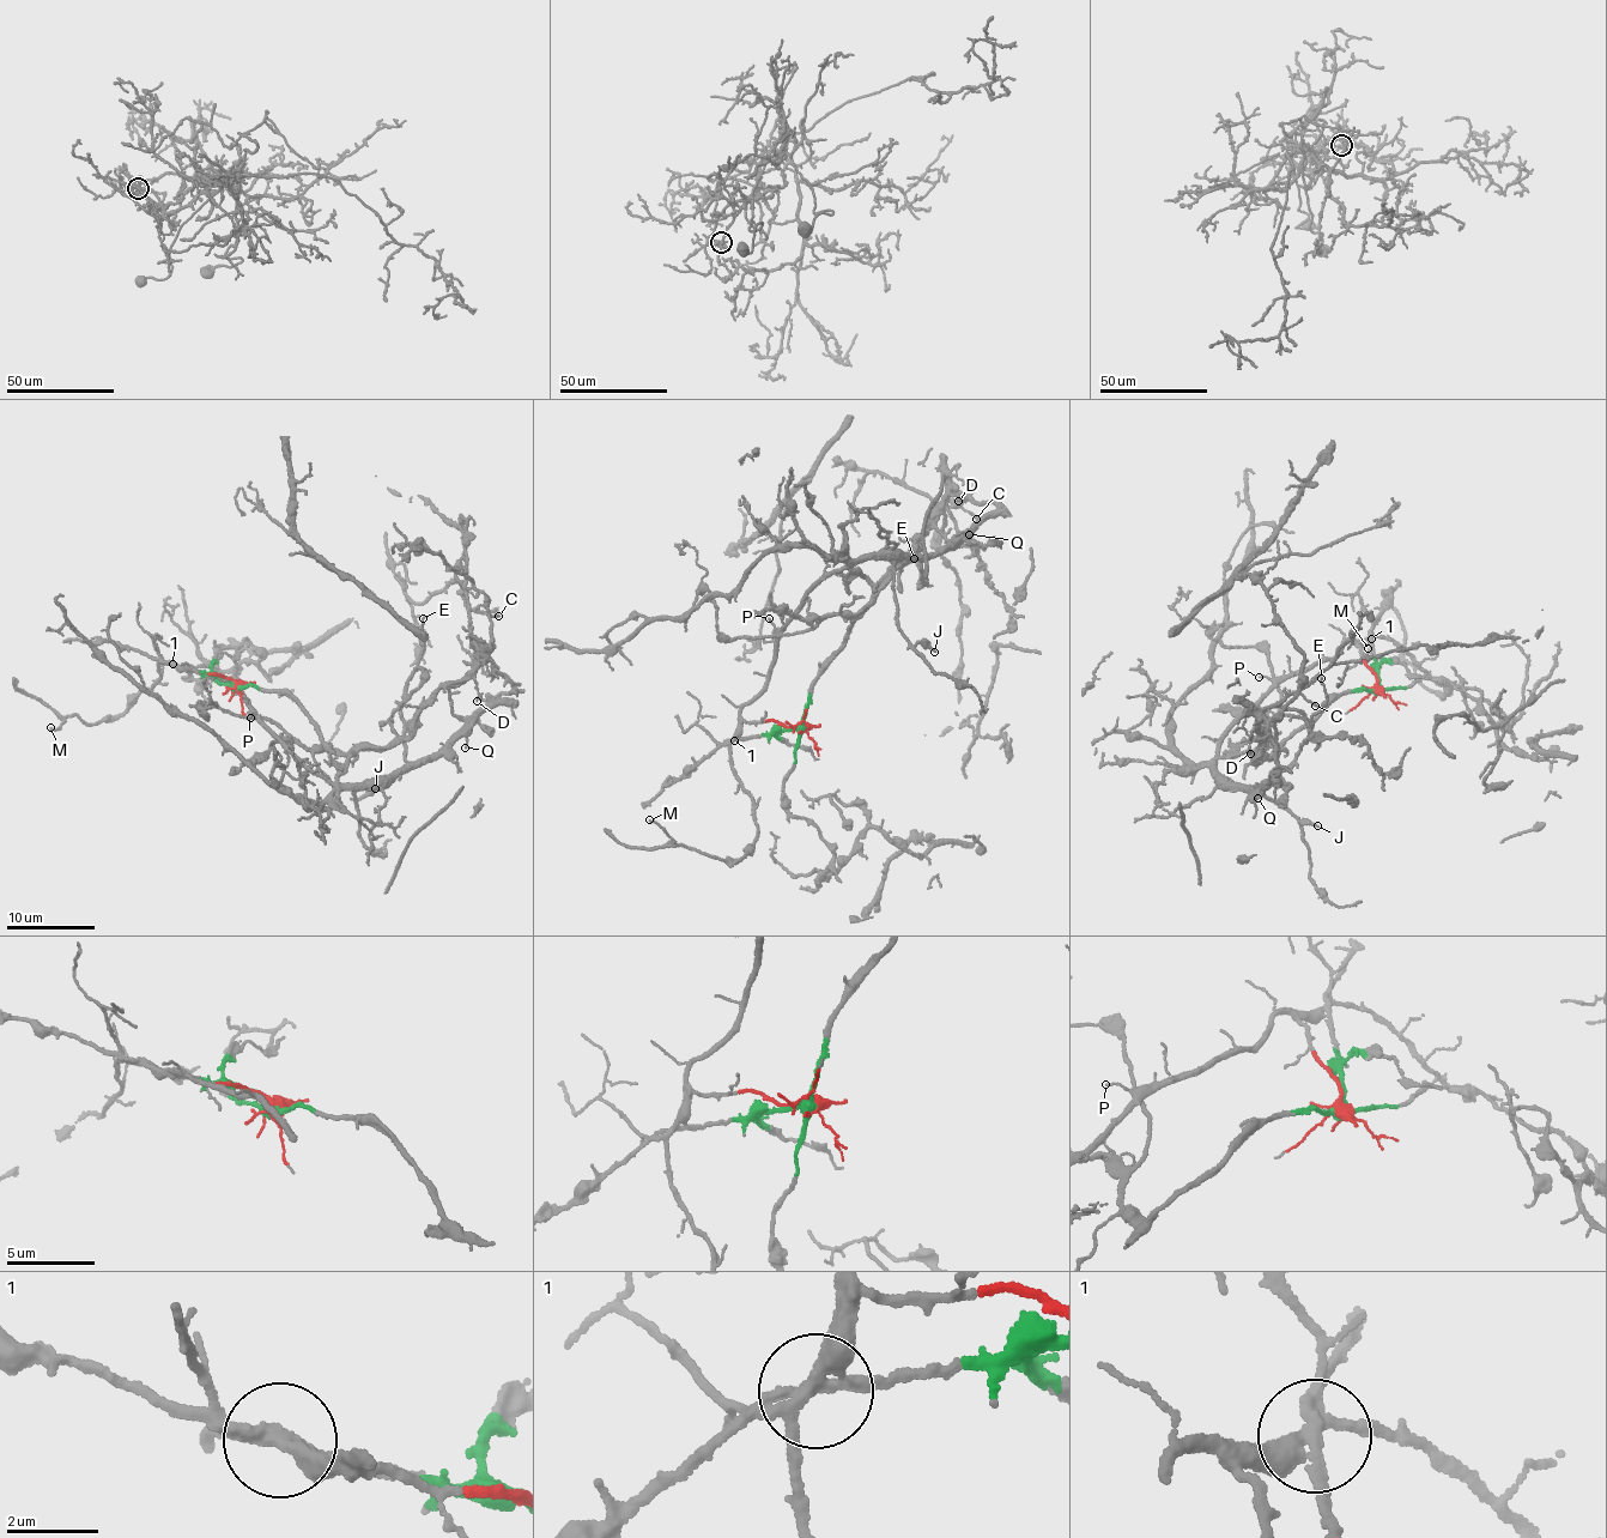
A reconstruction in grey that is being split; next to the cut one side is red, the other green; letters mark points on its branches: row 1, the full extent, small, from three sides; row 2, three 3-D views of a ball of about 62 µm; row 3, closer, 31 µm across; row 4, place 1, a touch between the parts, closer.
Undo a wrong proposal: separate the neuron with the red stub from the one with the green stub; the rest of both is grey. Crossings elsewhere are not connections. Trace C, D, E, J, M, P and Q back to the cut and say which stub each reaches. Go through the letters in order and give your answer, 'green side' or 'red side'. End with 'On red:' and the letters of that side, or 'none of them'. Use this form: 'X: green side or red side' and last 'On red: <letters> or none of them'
C: green side
D: green side
E: red side
J: red side
M: red side
P: red side
Q: red side
On red: E, J, M, P, Q

